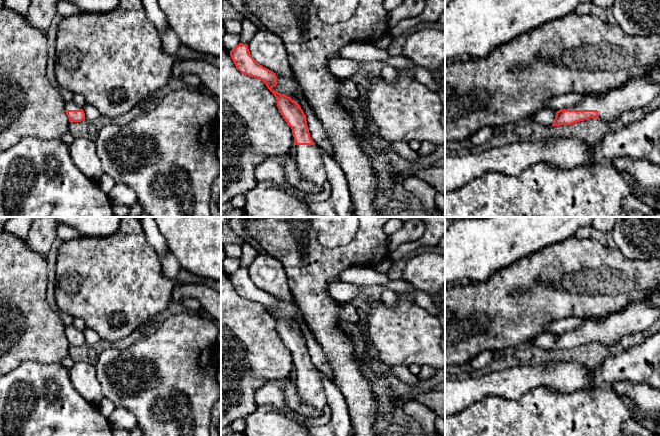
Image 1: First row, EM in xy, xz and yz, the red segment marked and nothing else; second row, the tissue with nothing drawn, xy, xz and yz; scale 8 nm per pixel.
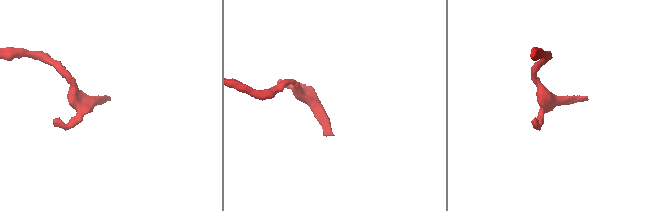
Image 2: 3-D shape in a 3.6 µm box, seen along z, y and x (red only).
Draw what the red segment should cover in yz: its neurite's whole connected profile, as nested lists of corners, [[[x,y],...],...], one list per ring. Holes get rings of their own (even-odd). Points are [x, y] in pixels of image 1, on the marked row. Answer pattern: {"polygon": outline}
{"polygon": [[[645,74],[600,96],[587,96],[583,102],[557,111],[552,126],[571,125],[590,118],[600,119],[610,123],[619,119],[620,115],[625,111],[643,109],[658,96],[660,96],[660,84],[654,83],[651,80],[650,74]]]}

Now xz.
{"polygon": [[[239,43],[234,49],[230,51],[230,56],[236,66],[236,68],[245,75],[262,80],[267,88],[274,94],[277,100],[277,107],[287,122],[287,124],[292,129],[292,134],[294,137],[294,148],[295,155],[294,159],[296,161],[296,166],[300,173],[303,181],[315,184],[317,186],[323,186],[327,181],[326,171],[324,166],[324,161],[322,157],[321,150],[315,145],[310,137],[309,128],[307,126],[306,115],[301,109],[300,105],[293,101],[290,97],[285,94],[280,94],[273,91],[272,88],[277,85],[277,76],[271,70],[260,65],[250,54],[247,44]]]}

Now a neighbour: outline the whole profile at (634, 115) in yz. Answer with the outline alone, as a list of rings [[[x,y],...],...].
[[[632,109],[623,112],[619,120],[624,124],[624,125],[630,125],[631,123],[640,121],[643,117],[645,116],[645,113],[642,109]]]

